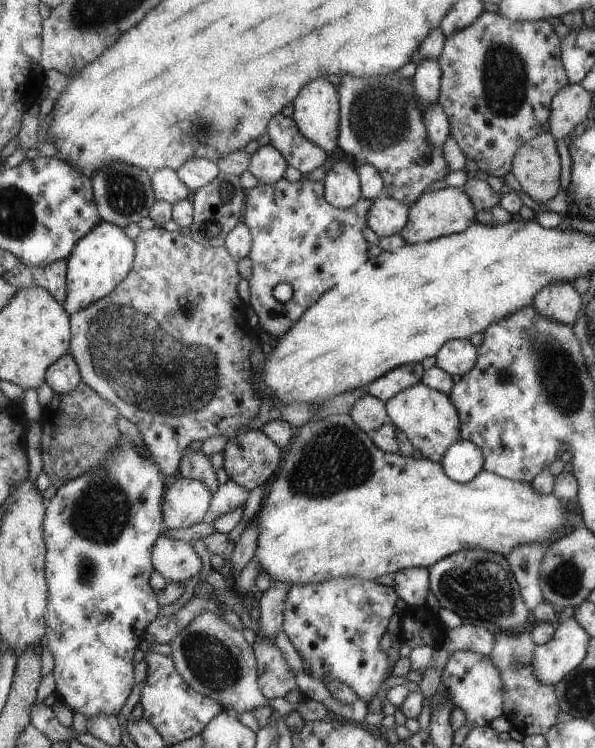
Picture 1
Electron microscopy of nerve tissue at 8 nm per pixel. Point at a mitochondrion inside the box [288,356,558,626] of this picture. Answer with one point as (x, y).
(478, 587)

